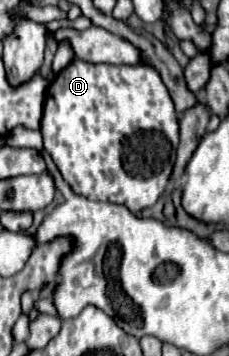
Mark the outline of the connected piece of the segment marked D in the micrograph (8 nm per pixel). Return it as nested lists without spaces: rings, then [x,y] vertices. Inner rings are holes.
[[[75,59],[49,85],[41,135],[45,151],[75,195],[119,203],[137,213],[151,207],[171,179],[179,123],[169,91],[151,65],[95,65]]]

